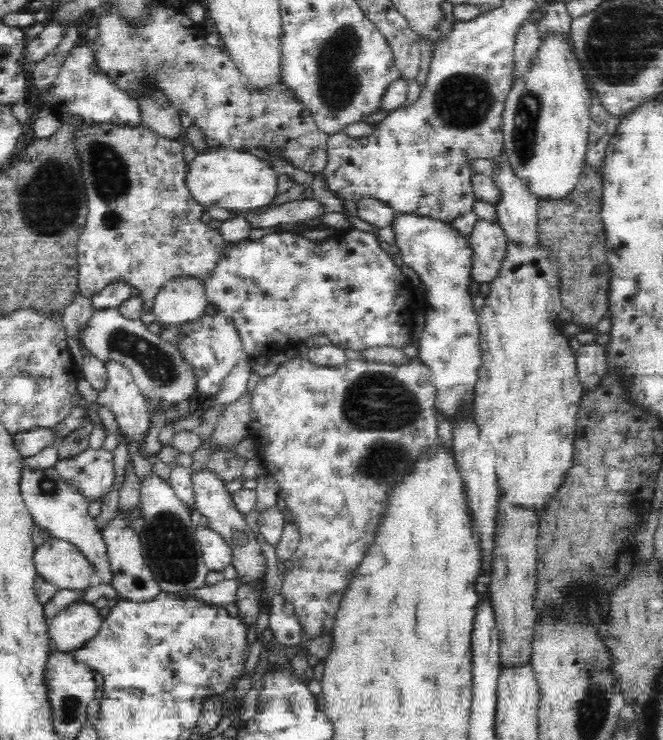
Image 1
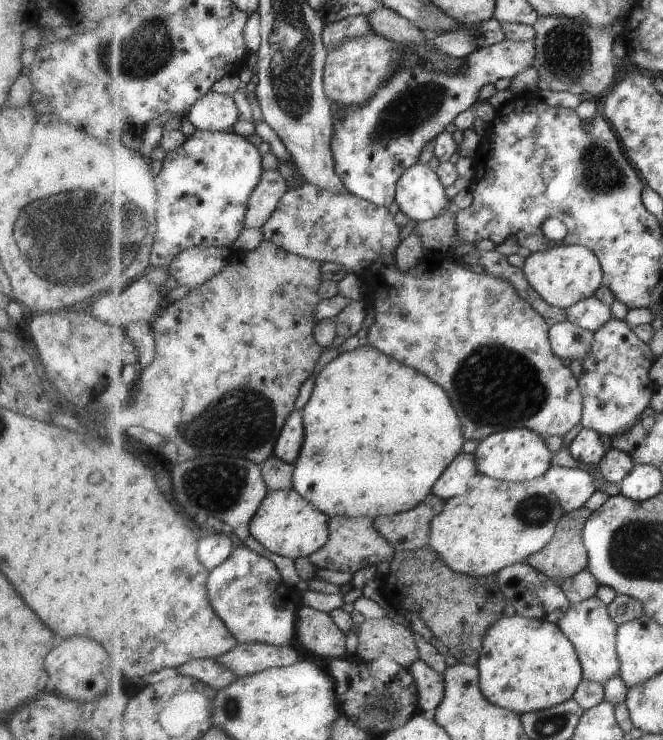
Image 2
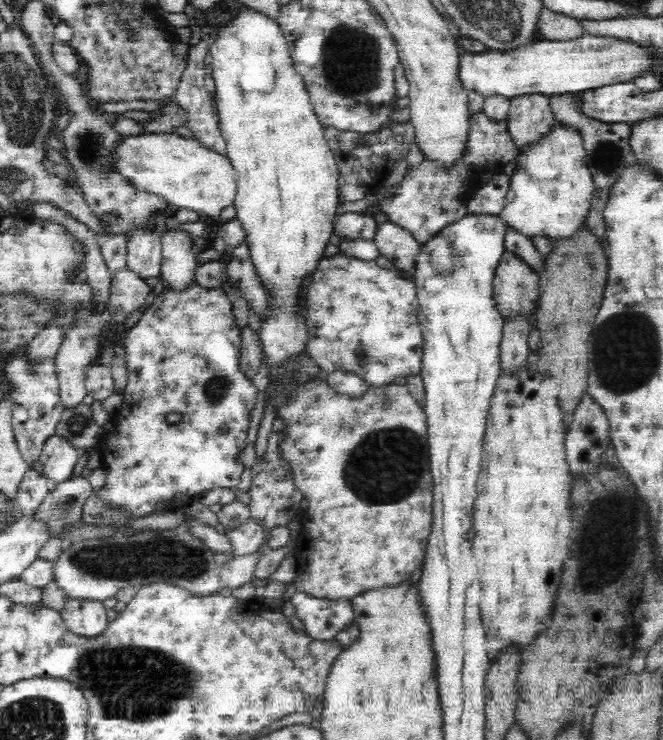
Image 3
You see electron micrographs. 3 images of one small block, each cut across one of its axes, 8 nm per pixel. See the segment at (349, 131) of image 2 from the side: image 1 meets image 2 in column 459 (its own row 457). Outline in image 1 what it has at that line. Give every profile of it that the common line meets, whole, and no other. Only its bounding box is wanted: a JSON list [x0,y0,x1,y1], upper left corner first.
[54,447,115,504]

